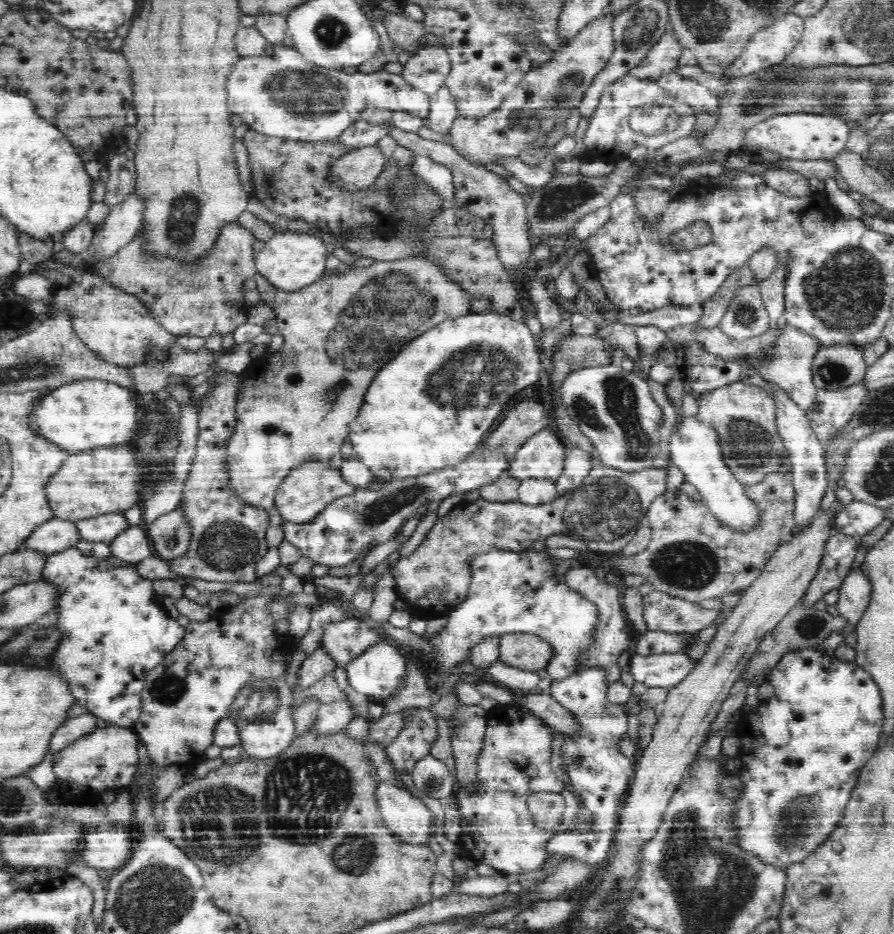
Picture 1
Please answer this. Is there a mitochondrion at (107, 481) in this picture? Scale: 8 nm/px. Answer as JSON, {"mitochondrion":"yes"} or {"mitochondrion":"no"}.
{"mitochondrion":"no"}

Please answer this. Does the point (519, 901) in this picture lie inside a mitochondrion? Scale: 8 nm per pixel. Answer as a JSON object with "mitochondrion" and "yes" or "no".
{"mitochondrion":"no"}

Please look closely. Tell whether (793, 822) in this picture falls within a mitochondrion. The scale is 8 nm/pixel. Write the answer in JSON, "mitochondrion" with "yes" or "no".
{"mitochondrion":"yes"}

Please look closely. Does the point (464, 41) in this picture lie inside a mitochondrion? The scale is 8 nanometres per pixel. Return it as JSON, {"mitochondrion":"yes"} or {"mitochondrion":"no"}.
{"mitochondrion":"no"}

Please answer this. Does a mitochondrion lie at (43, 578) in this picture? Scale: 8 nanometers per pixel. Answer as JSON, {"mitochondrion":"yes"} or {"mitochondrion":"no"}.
{"mitochondrion":"no"}

